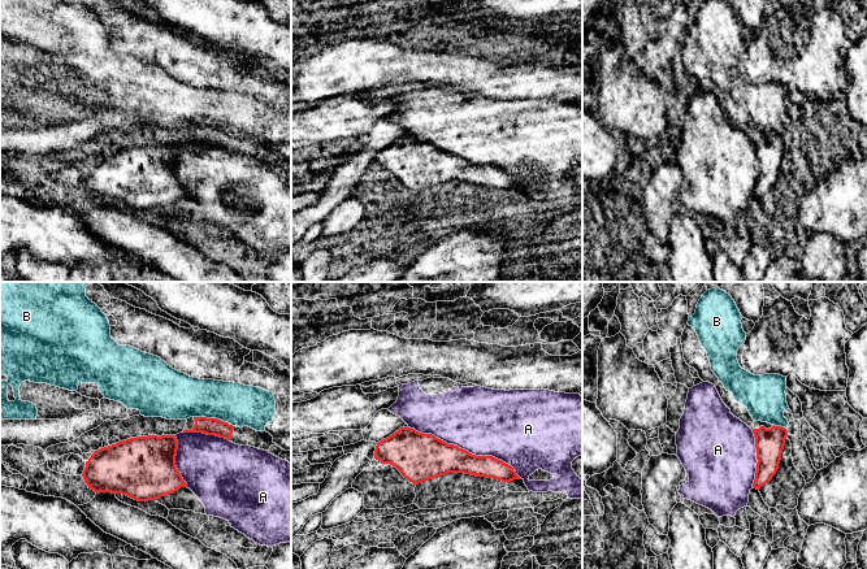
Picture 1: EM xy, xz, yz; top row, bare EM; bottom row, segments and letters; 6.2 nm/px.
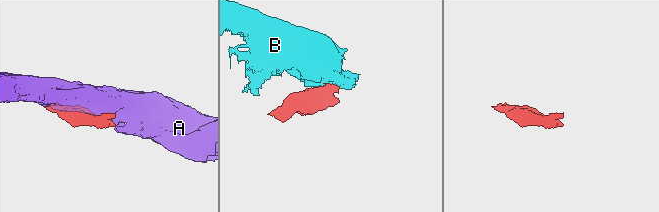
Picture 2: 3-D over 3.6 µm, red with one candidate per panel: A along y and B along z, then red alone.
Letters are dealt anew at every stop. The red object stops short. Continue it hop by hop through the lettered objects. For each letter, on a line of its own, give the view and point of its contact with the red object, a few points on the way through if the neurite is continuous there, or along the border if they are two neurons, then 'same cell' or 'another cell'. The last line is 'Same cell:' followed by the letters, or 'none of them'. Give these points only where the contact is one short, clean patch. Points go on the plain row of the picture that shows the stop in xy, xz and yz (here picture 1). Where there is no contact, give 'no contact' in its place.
A: xz (464, 159) | another cell
B: xy (211, 127) | along xy (194, 125), (216, 126), (228, 133) | another cell
Same cell: none of them

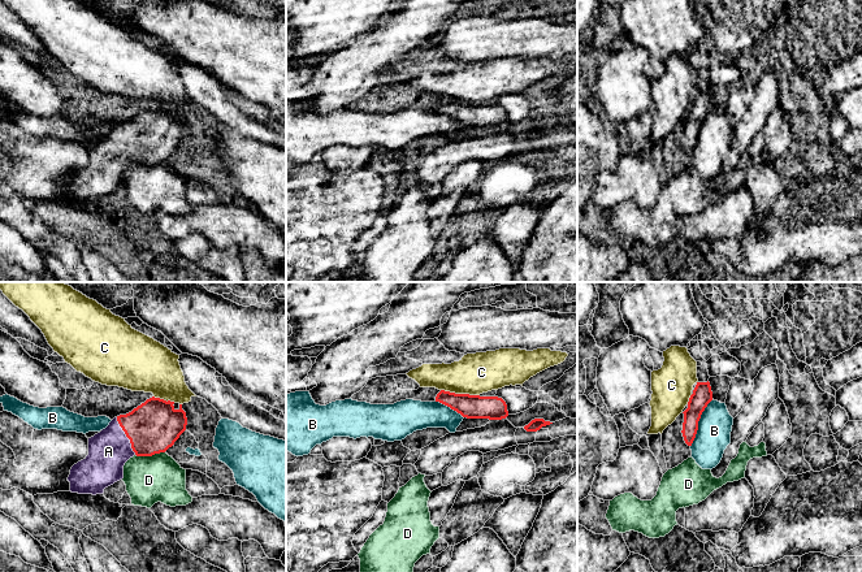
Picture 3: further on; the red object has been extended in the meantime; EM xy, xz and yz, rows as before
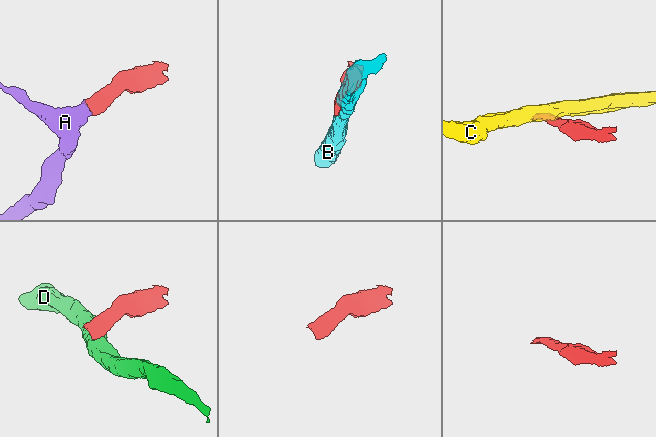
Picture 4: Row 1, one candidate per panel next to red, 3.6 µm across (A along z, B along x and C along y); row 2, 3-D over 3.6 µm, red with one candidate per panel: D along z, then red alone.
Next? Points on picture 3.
A: xy (126, 144) | across xy (154, 135), (144, 141), (126, 144), (108, 160) | same cell
B: yz (697, 131) | another cell
C: xz (460, 103) | along xz (441, 98), (479, 104) | another cell
D: xy (150, 164) | along xy (164, 160), (151, 164), (135, 164) | another cell
Same cell: A

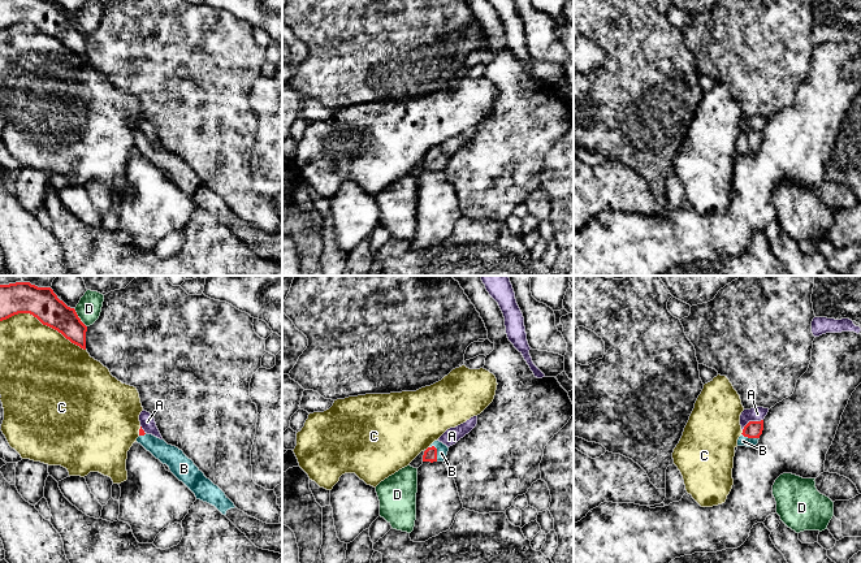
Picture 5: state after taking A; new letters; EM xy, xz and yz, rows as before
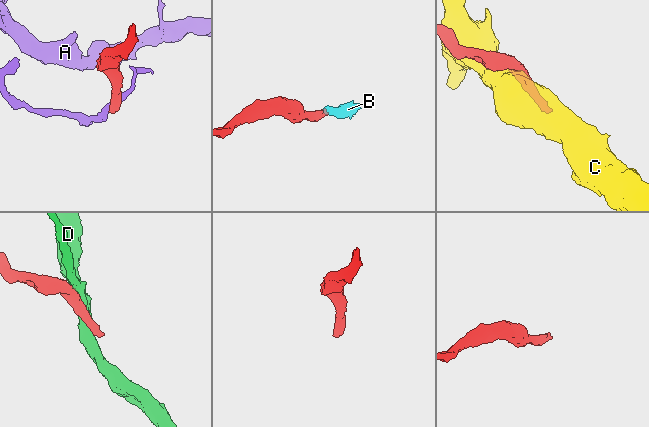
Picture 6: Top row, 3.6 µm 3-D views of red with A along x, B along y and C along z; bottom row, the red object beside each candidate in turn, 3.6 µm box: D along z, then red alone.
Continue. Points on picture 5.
A: yz (752, 130) | along yz (762, 128), (749, 130), (741, 138) | another cell
B: xz (436, 161) | across xz (431, 161), (436, 161), (442, 157) | same cell
C: xy (43, 33) | another cell
D: xy (78, 26) | another cell
Same cell: B

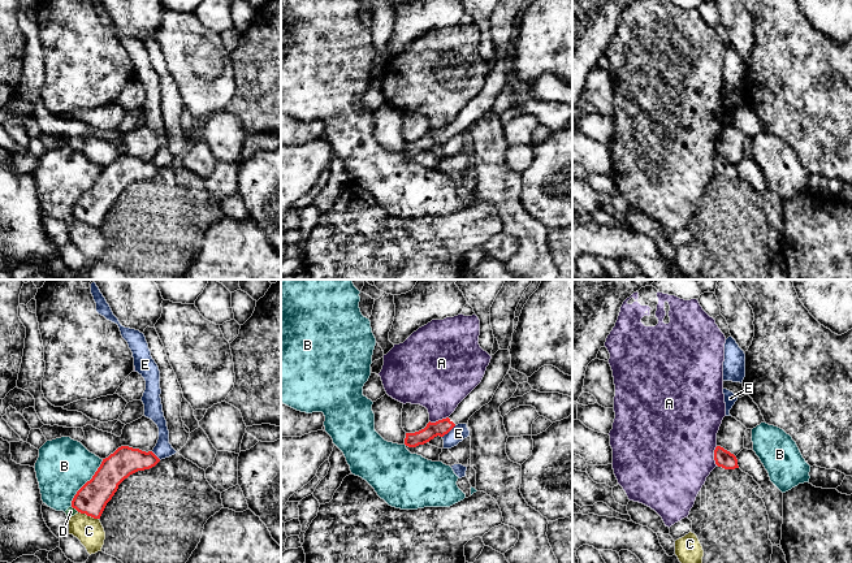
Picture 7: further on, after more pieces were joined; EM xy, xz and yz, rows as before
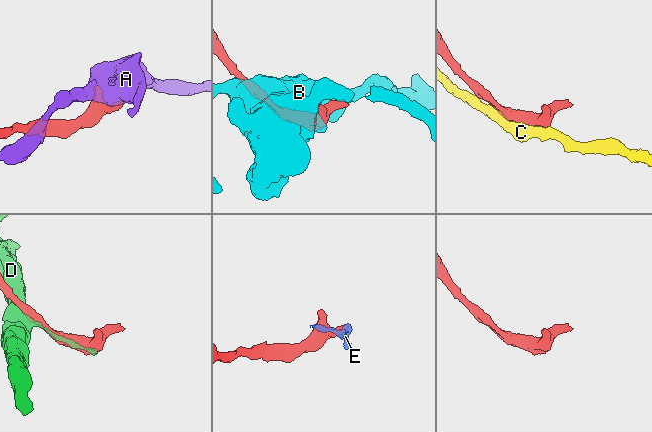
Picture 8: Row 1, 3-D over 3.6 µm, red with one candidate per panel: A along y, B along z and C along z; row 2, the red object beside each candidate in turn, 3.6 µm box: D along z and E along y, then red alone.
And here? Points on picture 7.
A: xz (439, 129) | another cell
B: xy (86, 191) | another cell
C: xy (89, 224) | another cell
D: xy (76, 217) | another cell
E: xz (449, 139) | along xz (455, 134), (442, 146) | another cell
Same cell: none of them

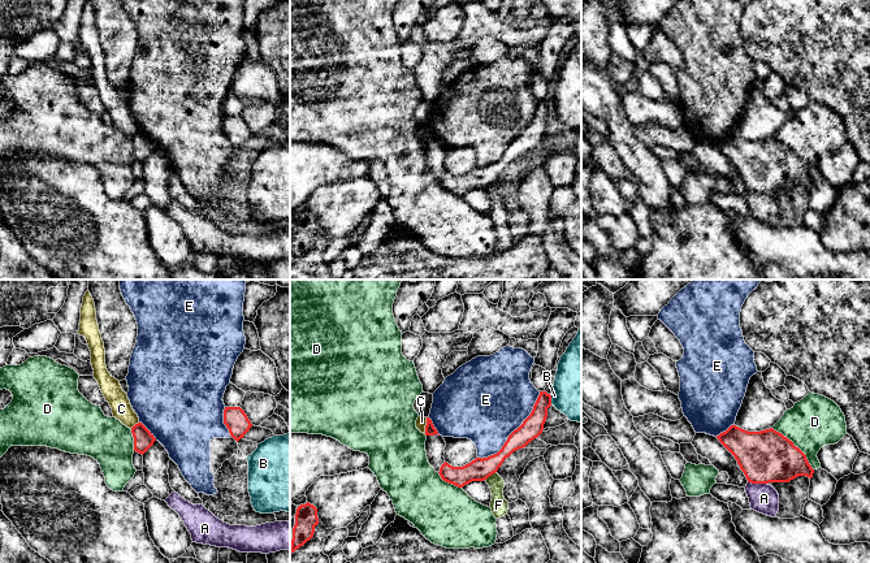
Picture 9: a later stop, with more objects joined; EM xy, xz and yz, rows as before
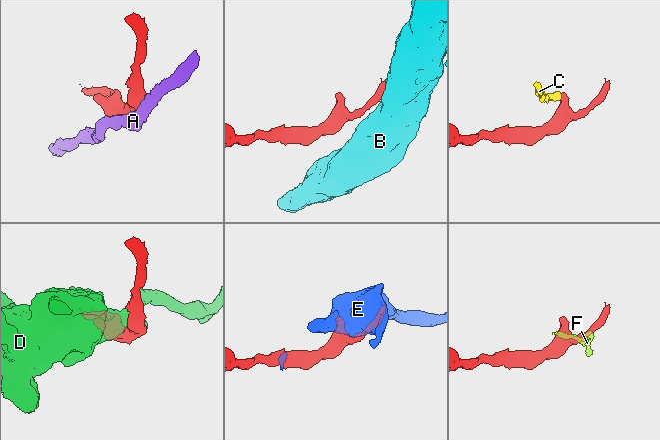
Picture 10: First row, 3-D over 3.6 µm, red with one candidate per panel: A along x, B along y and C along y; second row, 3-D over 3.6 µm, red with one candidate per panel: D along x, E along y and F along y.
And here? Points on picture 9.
A: yz (757, 191) | another cell
B: xz (550, 108) | along xz (550, 104), (552, 112) | another cell
C: xz (425, 134) | along xz (427, 126), (424, 142) | another cell
D: yz (795, 155) | another cell
E: xz (513, 141) | another cell
F: xz (490, 183) | along xz (496, 180), (485, 189) | another cell
Same cell: none of them

